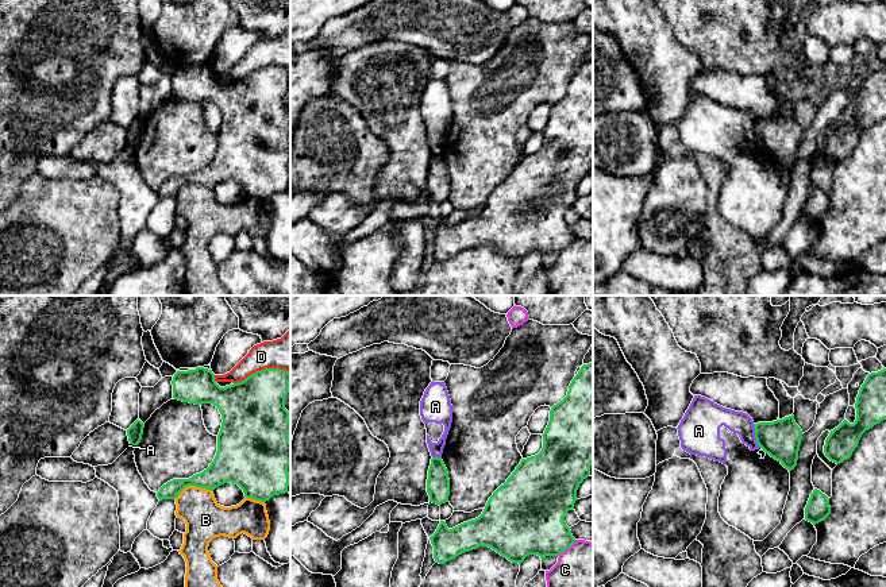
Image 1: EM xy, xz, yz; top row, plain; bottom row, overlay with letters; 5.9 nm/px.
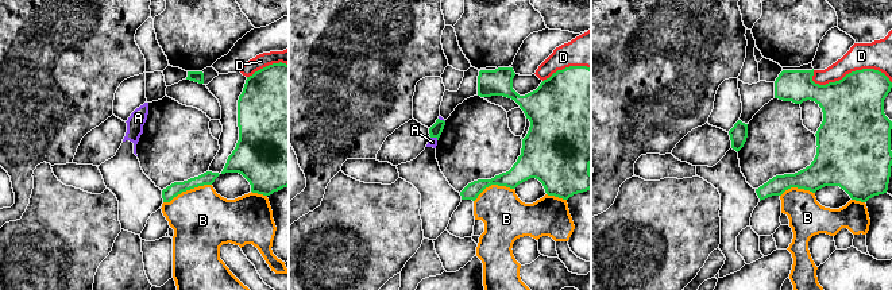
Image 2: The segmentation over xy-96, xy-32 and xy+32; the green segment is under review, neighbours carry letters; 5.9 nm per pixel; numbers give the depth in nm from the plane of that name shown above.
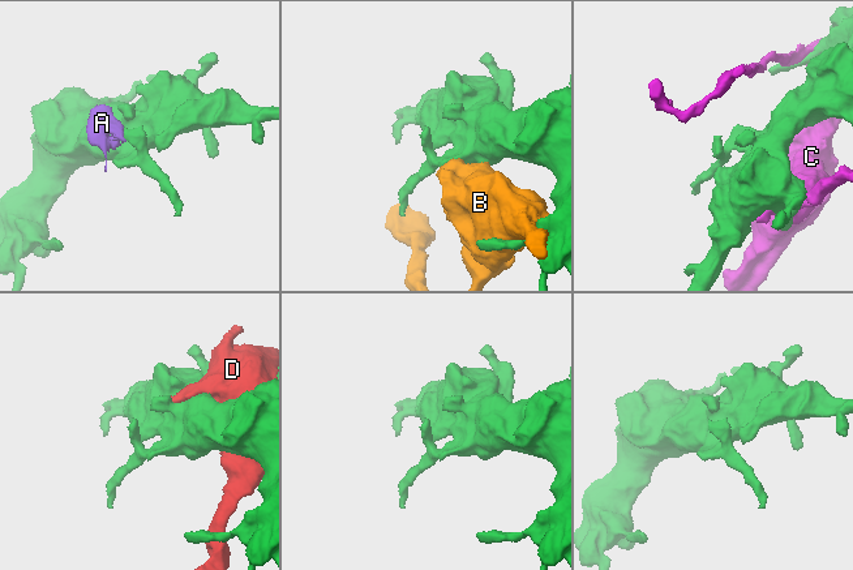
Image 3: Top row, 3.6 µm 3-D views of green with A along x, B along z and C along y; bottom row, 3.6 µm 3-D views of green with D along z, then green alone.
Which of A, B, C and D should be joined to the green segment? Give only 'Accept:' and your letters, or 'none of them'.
Accept: none of them

